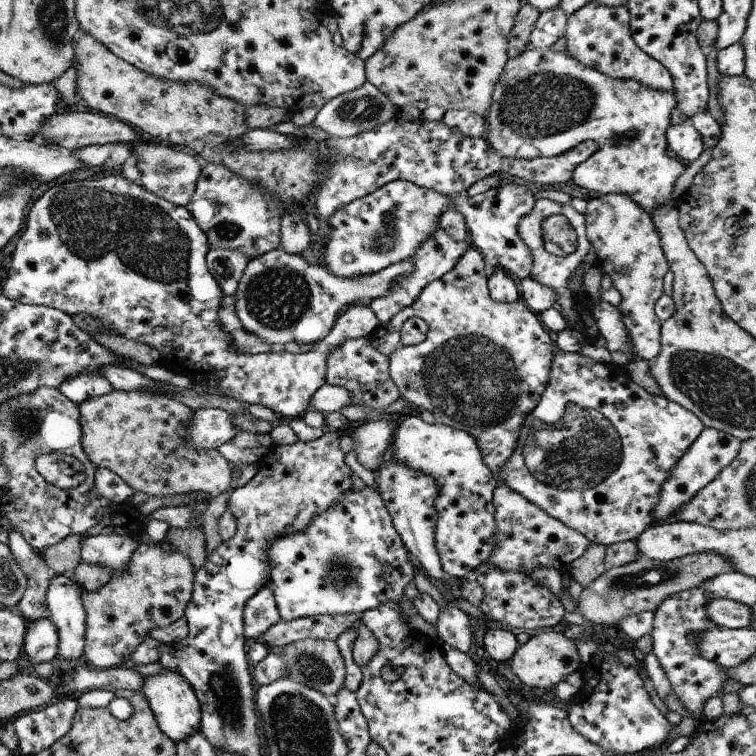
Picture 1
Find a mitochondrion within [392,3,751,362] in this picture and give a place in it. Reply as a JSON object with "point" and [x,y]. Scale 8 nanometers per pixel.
{"point":[539,104]}

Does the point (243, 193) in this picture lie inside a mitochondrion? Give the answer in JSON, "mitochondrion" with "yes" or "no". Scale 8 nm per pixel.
{"mitochondrion":"yes"}

